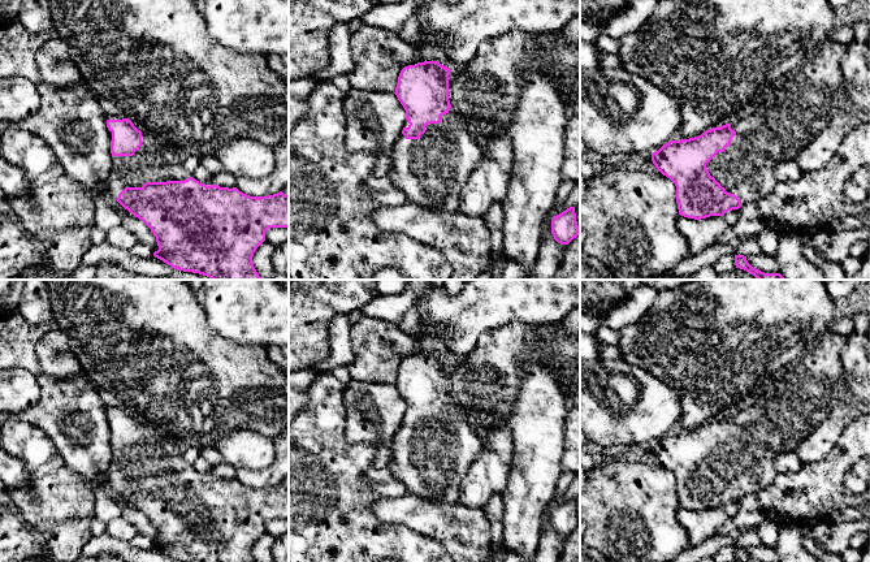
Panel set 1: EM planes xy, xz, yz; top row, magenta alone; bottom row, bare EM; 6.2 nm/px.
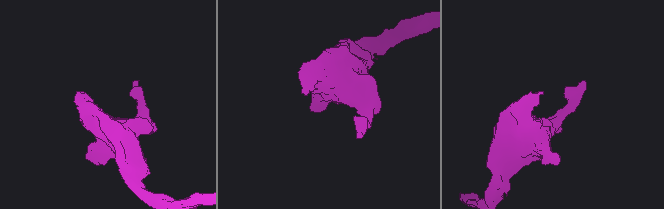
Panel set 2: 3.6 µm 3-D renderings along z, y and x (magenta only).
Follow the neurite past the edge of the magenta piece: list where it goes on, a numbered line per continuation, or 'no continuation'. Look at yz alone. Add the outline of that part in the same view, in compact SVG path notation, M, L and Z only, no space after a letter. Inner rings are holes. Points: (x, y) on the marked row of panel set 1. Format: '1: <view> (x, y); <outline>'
1: yz (783, 117); M827 40L818 53L802 68L761 88L750 99L746 114L731 124L736 131L731 144L718 152L707 164L710 176L735 194L741 204L757 203L772 191L776 180L775 165L796 160L801 150L815 138L832 117L850 107L847 81L841 73L841 61L847 44Z

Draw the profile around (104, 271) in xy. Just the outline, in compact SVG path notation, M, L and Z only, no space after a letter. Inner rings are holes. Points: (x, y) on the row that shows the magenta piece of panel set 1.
M101 263L96 267L96 273L92 280L179 280L179 278L170 277L170 276L148 277L148 276L127 272L124 268L114 264Z

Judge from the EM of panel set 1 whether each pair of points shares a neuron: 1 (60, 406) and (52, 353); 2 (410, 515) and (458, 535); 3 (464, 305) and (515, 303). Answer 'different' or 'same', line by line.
1: different
2: same
3: same

